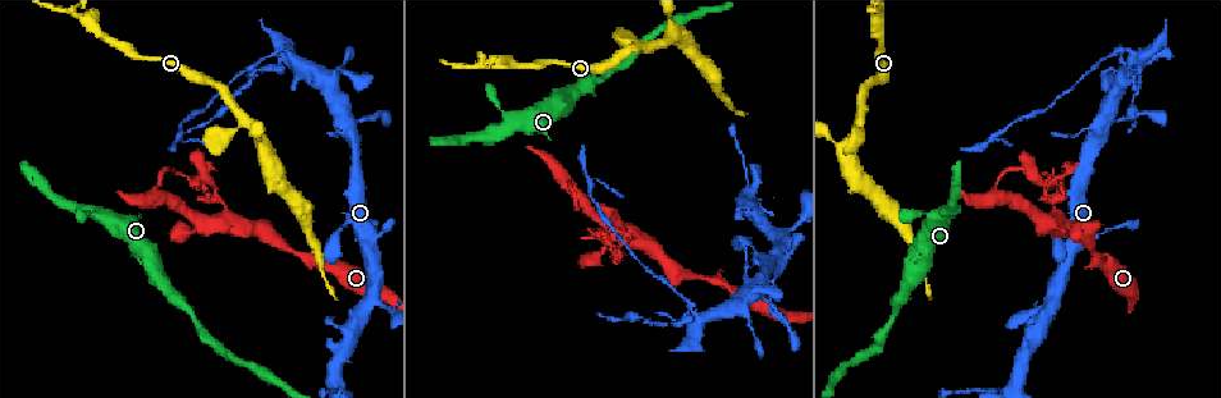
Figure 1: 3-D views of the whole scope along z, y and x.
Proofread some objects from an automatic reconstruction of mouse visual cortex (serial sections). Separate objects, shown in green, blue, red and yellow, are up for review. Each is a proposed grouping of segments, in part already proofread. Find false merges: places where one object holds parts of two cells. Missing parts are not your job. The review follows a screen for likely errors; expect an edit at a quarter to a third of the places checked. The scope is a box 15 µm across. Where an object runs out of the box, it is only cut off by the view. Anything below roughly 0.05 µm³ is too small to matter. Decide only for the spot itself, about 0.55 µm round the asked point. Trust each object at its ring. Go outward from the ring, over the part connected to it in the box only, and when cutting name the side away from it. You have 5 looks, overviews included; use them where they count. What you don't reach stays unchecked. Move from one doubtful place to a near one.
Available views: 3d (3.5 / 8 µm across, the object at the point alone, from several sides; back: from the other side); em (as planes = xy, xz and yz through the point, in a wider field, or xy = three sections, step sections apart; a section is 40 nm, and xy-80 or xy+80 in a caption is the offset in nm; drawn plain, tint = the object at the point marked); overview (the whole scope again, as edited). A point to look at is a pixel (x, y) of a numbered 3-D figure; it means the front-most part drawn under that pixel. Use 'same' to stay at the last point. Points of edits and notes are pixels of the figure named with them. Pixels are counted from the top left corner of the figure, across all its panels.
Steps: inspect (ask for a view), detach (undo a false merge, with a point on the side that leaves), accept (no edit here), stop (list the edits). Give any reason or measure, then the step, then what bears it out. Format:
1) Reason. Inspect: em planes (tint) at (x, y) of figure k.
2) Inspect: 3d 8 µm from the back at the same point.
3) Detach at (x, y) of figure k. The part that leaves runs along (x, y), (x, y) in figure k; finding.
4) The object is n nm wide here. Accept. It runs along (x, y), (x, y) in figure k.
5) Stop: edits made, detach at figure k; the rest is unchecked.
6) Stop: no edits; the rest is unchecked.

Three-way junction. Inspect: em xy step 5 (tint) at (259, 145) of figure 1.

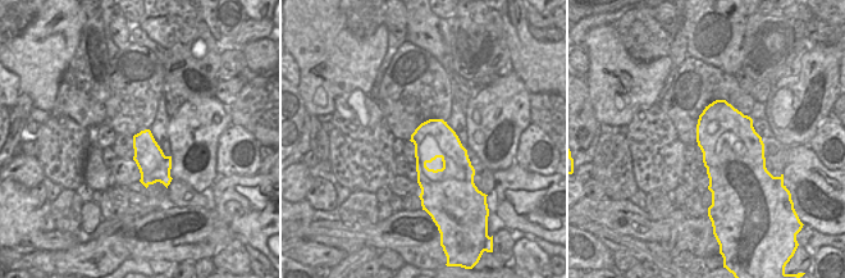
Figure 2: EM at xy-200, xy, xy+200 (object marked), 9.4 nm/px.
See where the arms go. Inspect: 3d 3.5 µm at the same point.

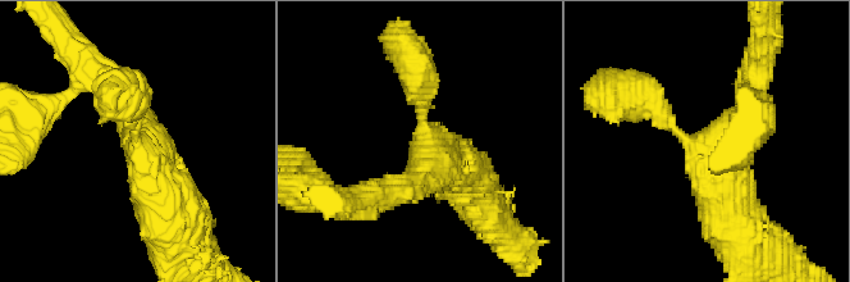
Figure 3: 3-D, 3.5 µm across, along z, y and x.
3 arms meet here. Accept. It runs along (100, 74), (132, 107), (168, 221) in figure 3; one cell here.

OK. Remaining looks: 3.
Abrupt turn. Inspect: 3d 3.5 µm from the back at (880, 14) of figure 1.

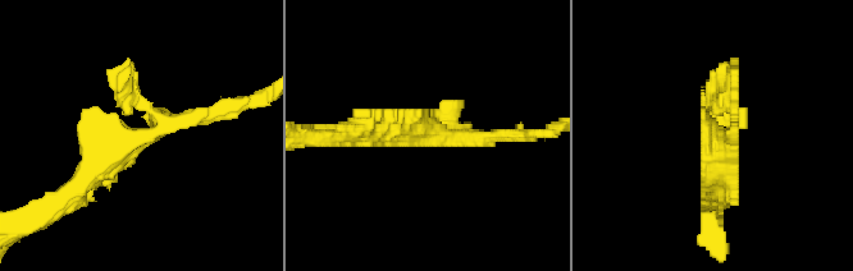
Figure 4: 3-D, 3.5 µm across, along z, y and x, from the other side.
Inspect: em xy step 1 (tint) at (154, 133) of figure 4.

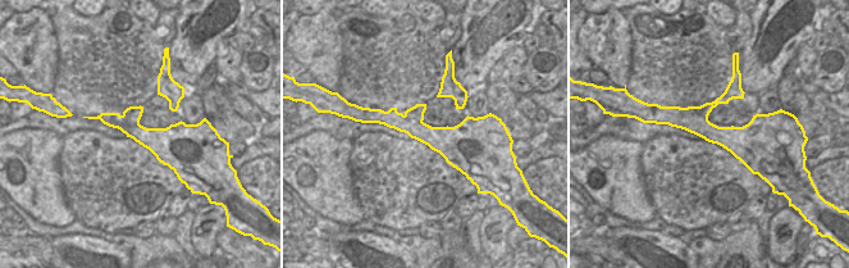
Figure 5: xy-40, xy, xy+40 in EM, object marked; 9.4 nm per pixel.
Detach at (112, 78) of figure 4. The part that leaves runs along (159, 118), (135, 99), (135, 87) in figure 4; a second cell is stuck on.

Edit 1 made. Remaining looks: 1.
Stop: edits made, detach at figure 4; the rest is unchecked.

